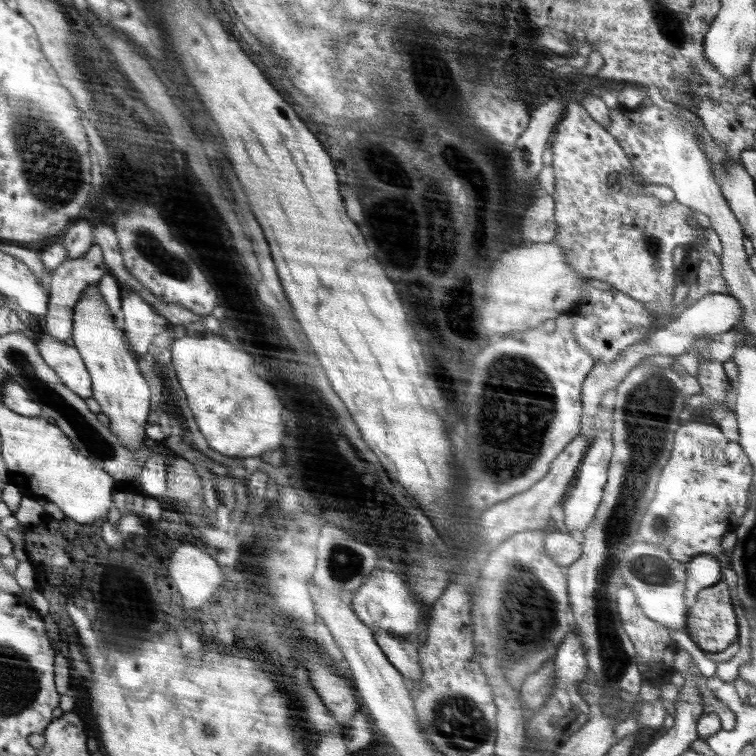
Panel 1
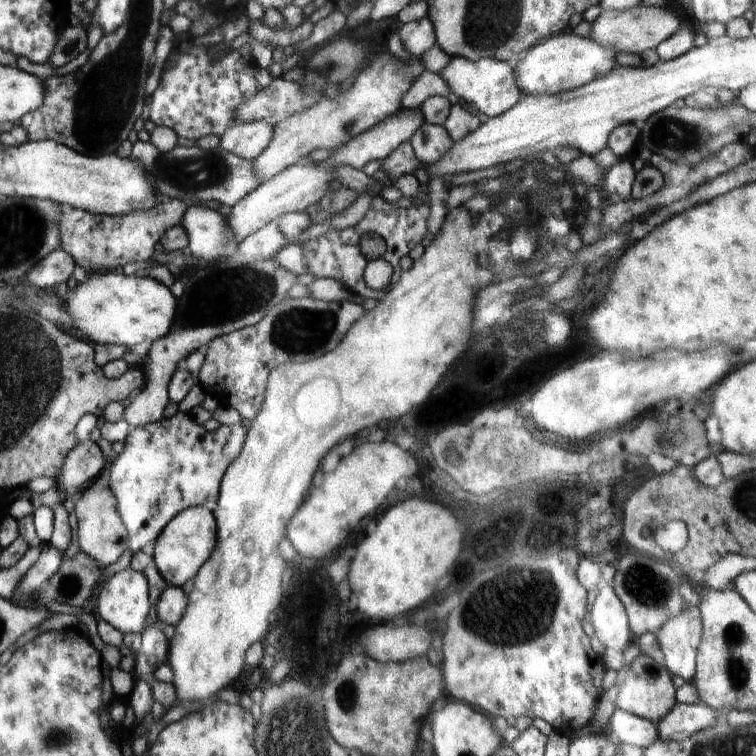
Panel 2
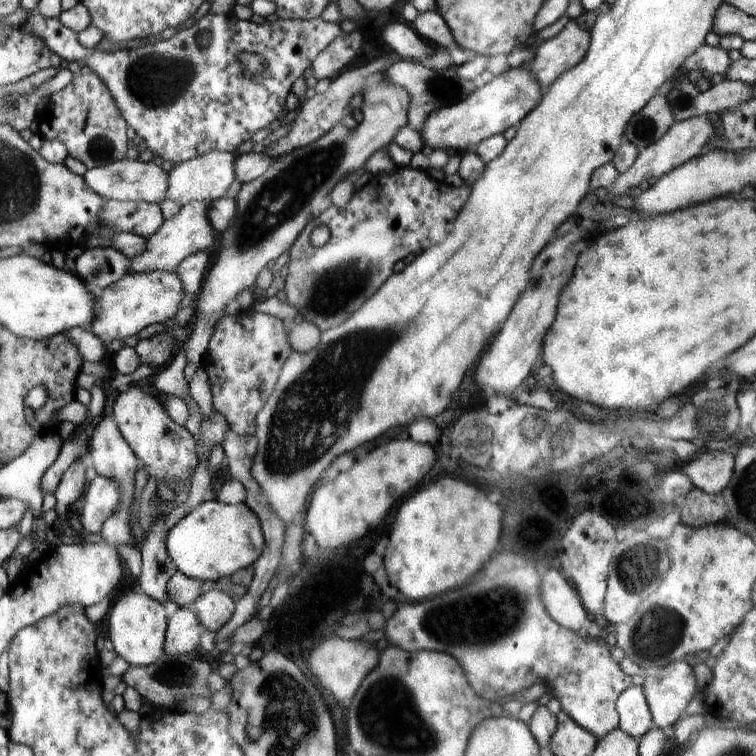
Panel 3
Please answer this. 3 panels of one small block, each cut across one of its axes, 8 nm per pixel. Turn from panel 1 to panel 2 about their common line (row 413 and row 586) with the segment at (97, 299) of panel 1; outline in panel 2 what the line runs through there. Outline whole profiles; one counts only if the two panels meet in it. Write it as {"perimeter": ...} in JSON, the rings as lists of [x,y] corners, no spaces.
{"perimeter":[[[132,568],[114,573],[102,586],[95,607],[98,610],[98,616],[122,634],[142,633],[143,624],[147,620],[150,610],[149,584],[146,576],[143,572]]]}

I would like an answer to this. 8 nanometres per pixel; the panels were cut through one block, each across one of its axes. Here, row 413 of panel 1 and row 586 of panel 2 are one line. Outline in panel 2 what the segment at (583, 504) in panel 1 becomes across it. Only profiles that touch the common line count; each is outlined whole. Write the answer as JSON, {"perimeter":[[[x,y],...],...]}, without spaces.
{"perimeter":[[[610,585],[598,587],[591,597],[589,611],[593,633],[605,648],[622,650],[626,644],[635,641],[624,605]]]}

